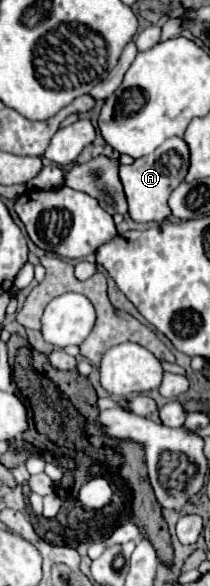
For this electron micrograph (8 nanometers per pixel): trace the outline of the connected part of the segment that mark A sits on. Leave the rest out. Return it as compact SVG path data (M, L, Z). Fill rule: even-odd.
M180 137L166 139L154 153L136 159L132 165L120 165L120 181L128 199L128 215L138 223L164 221L170 217L168 197L184 181L188 171L188 145Z

